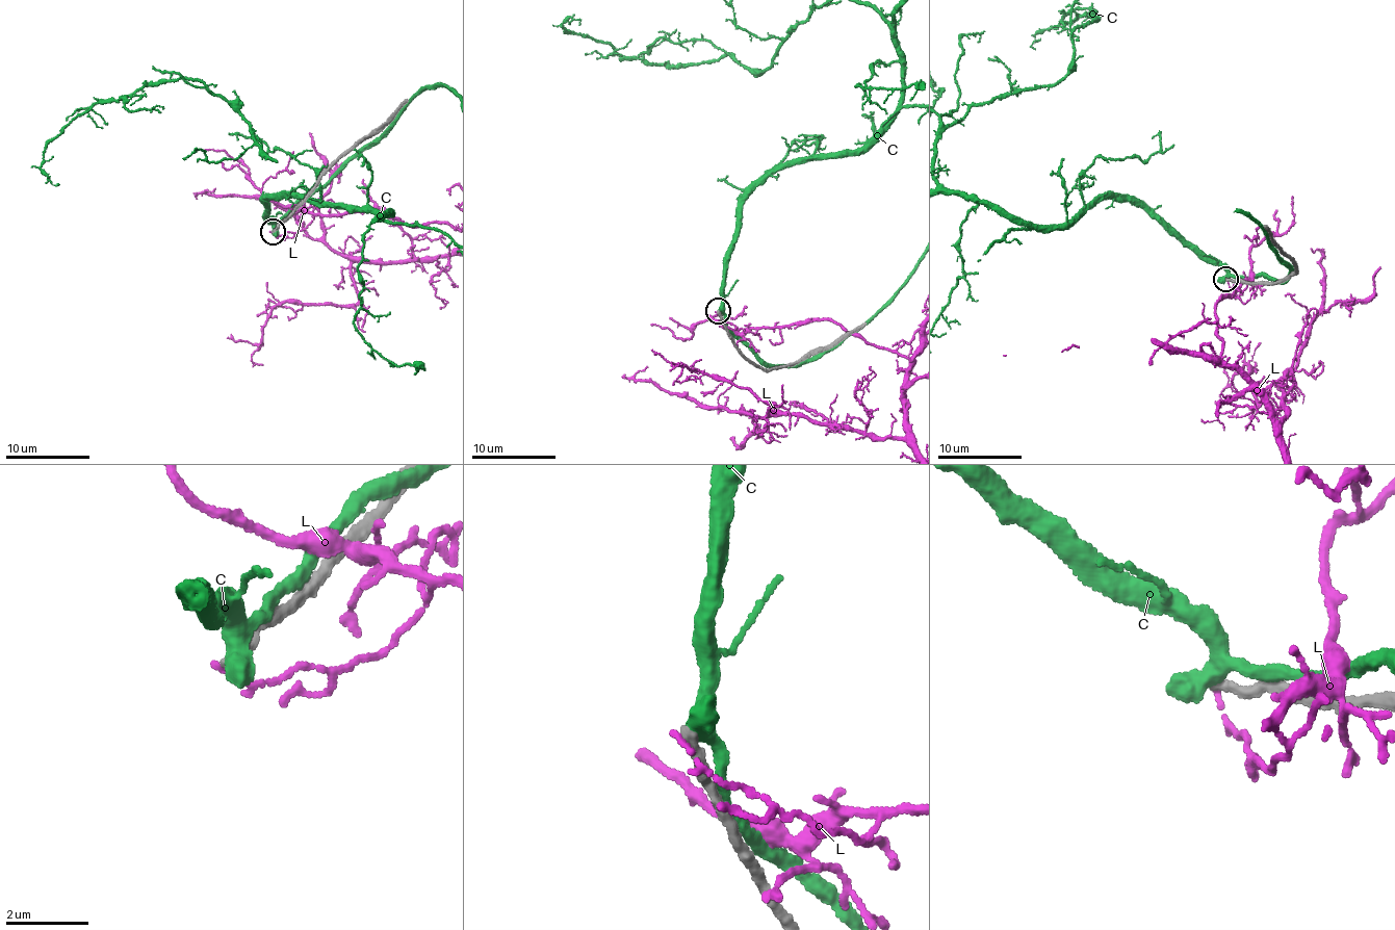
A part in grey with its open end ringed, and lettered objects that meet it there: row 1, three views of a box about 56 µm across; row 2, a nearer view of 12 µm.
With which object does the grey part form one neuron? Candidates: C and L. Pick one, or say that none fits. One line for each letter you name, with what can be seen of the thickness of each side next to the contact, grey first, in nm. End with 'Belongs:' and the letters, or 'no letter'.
Belongs: no letter

